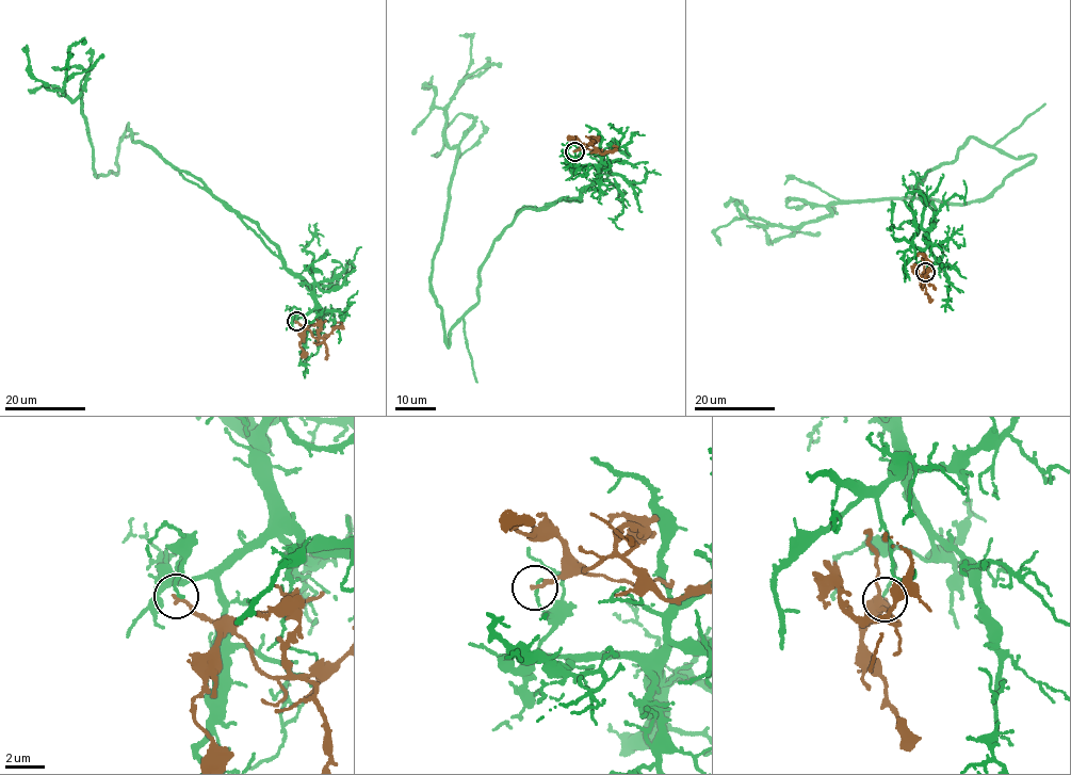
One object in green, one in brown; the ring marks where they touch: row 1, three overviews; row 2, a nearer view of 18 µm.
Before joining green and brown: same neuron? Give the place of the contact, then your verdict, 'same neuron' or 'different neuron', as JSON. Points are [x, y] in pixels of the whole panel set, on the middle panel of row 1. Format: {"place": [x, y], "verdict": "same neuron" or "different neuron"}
{"place": [574, 151], "verdict": "different neuron"}

